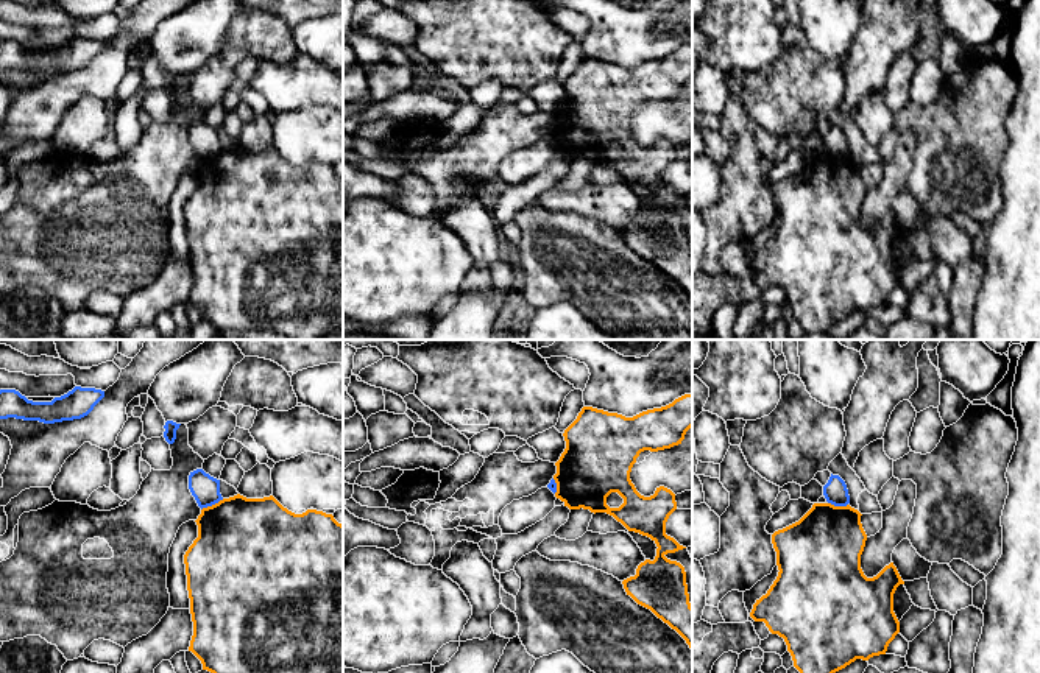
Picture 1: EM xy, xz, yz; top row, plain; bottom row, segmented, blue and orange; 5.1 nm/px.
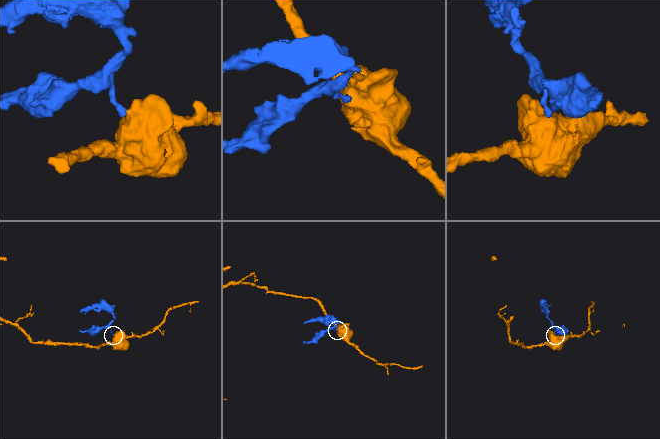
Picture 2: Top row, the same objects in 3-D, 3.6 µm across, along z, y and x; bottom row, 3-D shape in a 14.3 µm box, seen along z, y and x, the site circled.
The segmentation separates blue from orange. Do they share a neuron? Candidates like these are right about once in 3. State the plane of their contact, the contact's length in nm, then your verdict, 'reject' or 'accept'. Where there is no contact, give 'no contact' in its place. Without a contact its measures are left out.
contact in xy; length 130 nm; accept

